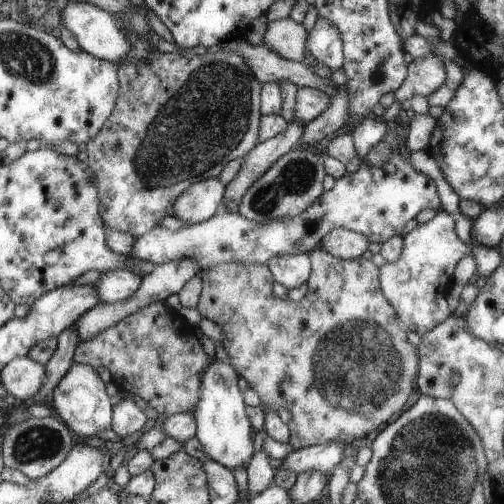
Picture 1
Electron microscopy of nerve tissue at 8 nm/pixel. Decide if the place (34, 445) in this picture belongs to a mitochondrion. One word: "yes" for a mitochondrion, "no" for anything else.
yes

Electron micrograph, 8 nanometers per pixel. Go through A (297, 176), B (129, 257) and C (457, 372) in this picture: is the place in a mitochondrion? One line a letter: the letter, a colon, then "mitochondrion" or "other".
A: mitochondrion
B: other
C: other

